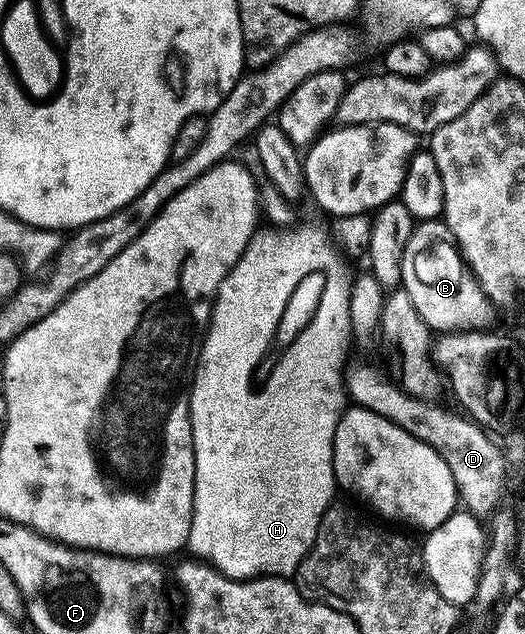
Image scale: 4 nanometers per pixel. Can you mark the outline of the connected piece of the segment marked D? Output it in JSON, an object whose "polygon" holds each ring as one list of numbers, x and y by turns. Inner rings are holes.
{"polygon":[[357,361,345,370,345,392,354,406,375,411,375,415,383,415,383,419,391,419,403,431,415,435,427,447,439,451,443,463,451,467,451,475,455,475,455,487,460,504,478,519,490,516,489,512,497,505,501,497,501,464,507,458,502,446,497,445,484,433,478,422,444,409,437,401,424,401,415,395,405,392,400,384,384,368,368,365,365,361]]}

